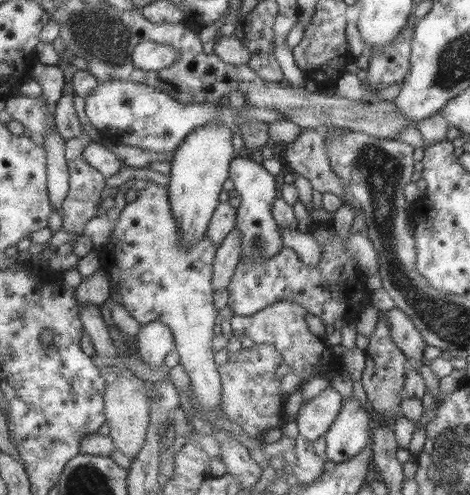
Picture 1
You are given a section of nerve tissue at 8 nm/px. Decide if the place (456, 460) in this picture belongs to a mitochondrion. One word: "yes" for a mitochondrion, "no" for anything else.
yes

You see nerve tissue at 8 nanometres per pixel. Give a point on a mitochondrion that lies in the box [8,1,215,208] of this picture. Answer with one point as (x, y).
(102, 35)

